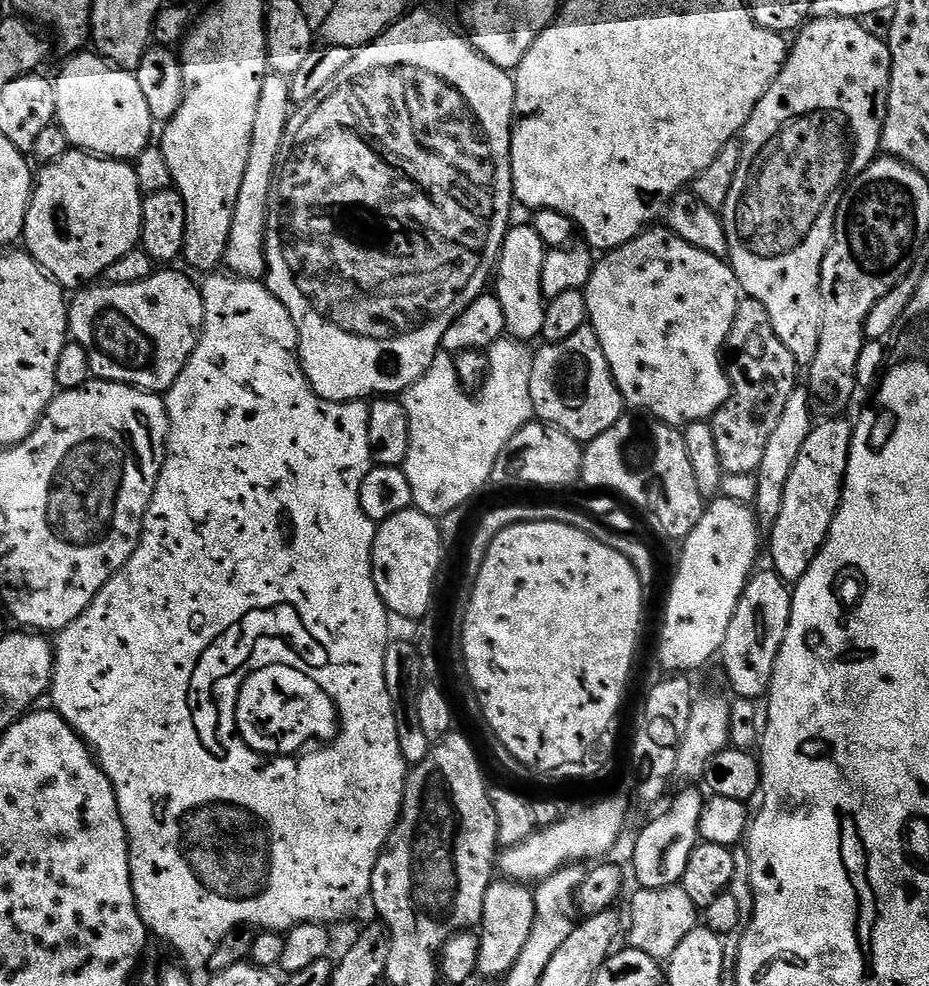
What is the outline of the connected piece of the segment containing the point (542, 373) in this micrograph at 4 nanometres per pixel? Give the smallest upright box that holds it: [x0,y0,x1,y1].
[530,326,626,446]

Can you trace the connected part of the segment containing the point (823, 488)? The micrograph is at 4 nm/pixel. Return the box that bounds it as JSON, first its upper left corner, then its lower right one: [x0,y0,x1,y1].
[770,418,854,582]

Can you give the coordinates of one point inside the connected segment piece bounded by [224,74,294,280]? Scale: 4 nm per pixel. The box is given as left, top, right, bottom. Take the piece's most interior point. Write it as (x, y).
(244, 257)

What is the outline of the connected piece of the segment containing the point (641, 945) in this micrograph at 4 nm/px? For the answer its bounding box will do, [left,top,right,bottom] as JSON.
[626,884,698,962]

